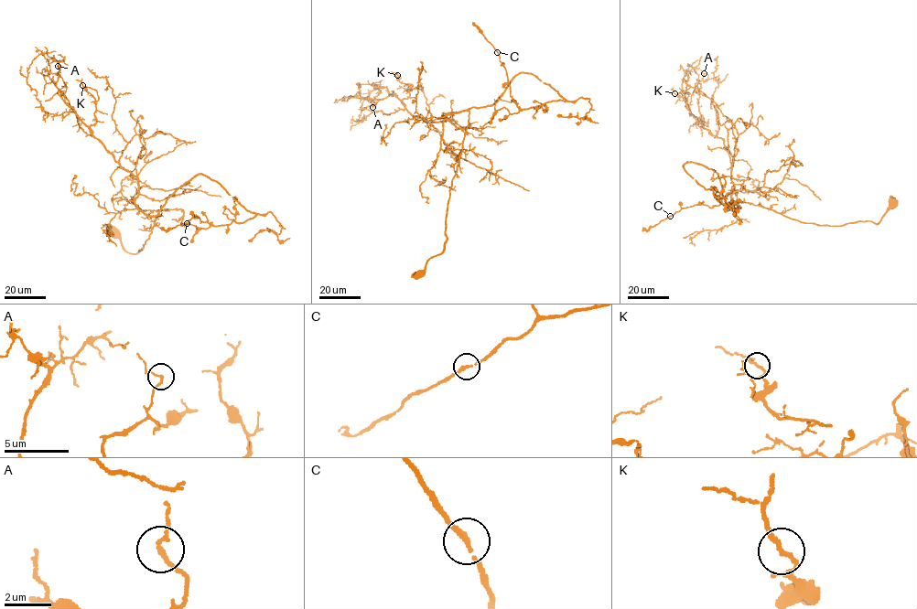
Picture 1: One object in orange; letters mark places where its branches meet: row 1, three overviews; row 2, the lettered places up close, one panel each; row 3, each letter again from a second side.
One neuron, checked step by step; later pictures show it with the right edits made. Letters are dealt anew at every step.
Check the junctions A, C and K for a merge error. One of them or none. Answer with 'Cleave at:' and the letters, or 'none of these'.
Cleave at: none of these

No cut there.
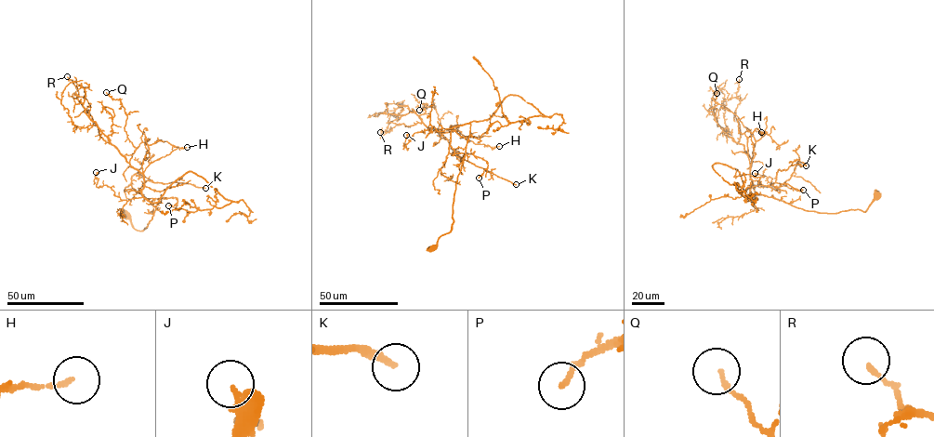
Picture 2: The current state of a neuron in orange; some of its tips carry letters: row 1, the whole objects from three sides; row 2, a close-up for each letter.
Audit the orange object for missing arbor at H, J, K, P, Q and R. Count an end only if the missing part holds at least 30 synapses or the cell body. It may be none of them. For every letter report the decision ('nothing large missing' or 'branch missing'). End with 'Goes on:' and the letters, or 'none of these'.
H: nothing large missing
J: nothing large missing
K: branch missing
P: nothing large missing
Q: nothing large missing
R: nothing large missing
Goes on: K

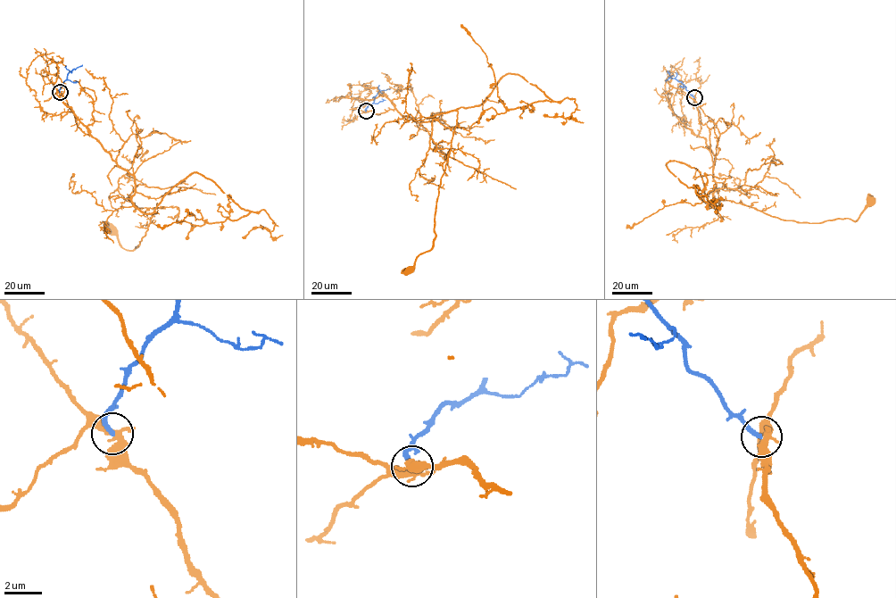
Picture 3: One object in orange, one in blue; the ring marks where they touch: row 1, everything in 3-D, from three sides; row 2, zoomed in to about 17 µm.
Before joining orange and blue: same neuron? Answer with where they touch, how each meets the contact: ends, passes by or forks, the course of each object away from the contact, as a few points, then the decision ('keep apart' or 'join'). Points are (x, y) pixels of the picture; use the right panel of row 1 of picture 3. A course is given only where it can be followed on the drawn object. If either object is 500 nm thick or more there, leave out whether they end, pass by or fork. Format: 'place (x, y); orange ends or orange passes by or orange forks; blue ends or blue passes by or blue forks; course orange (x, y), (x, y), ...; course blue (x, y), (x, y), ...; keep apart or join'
place (694, 97); orange forks; blue ends; course orange (694, 97), (698, 136), (714, 155), (709, 203), (733, 201), (781, 220), (813, 223), (856, 221), (870, 201); course blue (694, 97), (680, 81), (670, 78), (667, 70); keep apart

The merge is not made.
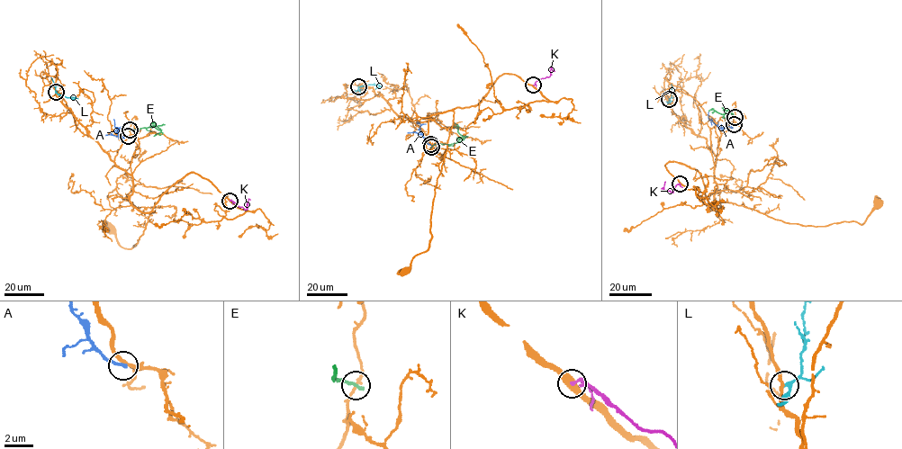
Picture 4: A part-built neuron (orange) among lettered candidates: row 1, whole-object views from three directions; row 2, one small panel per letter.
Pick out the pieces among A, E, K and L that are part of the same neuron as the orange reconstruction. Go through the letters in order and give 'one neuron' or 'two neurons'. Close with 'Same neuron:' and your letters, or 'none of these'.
A: two neurons
E: two neurons
K: two neurons
L: two neurons
Same neuron: none of these

